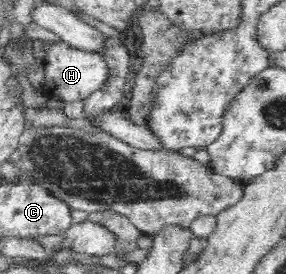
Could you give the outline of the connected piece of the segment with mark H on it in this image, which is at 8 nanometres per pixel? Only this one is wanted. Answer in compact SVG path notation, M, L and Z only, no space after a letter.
M61 40L56 43L46 42L43 47L45 55L44 73L46 84L40 91L48 98L57 97L64 103L84 100L92 92L104 87L108 81L108 66L99 53L80 51Z

